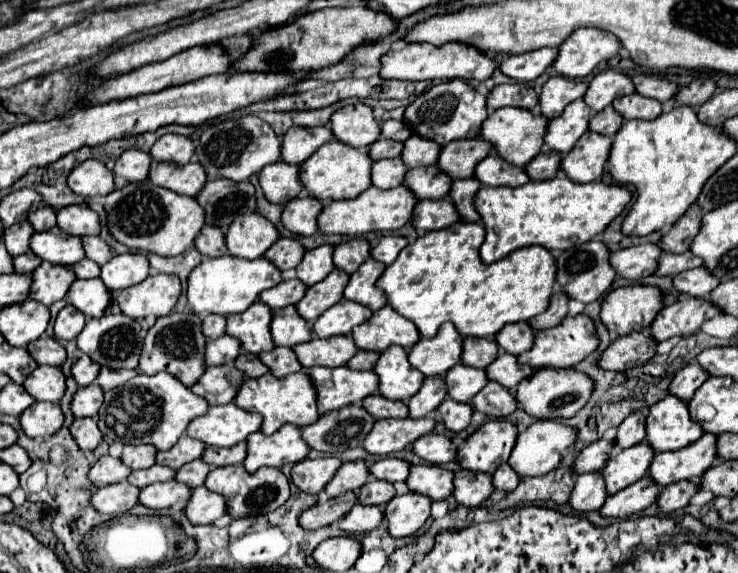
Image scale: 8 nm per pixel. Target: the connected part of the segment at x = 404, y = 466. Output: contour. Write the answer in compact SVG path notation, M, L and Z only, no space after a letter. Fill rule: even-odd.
M382 459L378 463L374 463L370 467L370 473L376 479L384 479L390 483L404 483L408 479L408 471L410 471L410 463L404 459Z

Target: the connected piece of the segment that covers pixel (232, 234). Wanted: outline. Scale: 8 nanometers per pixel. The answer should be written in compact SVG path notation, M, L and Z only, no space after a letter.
M260 213L240 215L226 233L226 247L230 255L256 259L262 257L280 239L278 229Z

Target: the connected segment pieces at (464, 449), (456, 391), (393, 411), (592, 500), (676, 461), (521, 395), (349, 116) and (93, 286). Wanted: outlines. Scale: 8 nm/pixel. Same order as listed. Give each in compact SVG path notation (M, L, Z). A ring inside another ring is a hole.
M488 421L476 429L458 449L458 463L470 471L494 473L500 463L508 461L516 445L518 429L510 421Z
M464 363L452 367L452 371L444 375L444 379L448 383L448 397L464 403L470 403L472 397L488 383L488 375L484 369L468 367Z
M380 393L368 395L362 401L362 407L374 415L376 419L388 419L388 417L408 417L408 405L404 401L390 401L384 399Z
M600 471L594 473L584 473L576 477L576 485L570 497L570 505L578 511L578 513L586 513L586 511L596 511L604 505L608 497L608 491L604 489L604 477L600 475Z
M704 433L696 443L690 443L680 451L658 453L650 467L652 479L660 487L666 487L682 479L688 479L688 481L702 479L704 471L708 471L708 467L718 463L716 439L718 439L716 435Z
M544 367L544 371L534 371L530 377L522 379L516 389L518 403L526 409L526 413L538 419L566 419L576 415L584 403L588 403L592 395L592 379L582 371L570 367L568 371L552 371L552 367Z
M364 103L344 105L332 115L330 125L338 141L356 149L368 149L374 141L380 139L380 123L374 117L372 107Z
M84 279L72 283L68 297L72 305L82 311L86 317L100 317L104 315L106 307L112 303L110 289L104 287L100 279Z

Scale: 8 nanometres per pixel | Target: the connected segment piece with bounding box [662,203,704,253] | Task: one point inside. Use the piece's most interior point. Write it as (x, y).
(679, 238)

